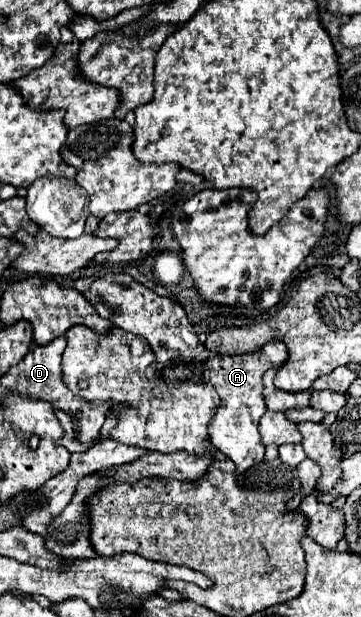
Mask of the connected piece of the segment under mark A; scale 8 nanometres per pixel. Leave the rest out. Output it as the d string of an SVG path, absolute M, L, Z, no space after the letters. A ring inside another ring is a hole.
M268 341L254 353L242 353L238 357L210 357L206 363L170 363L164 369L164 375L170 379L198 379L208 381L214 385L220 397L220 407L216 407L214 419L210 421L210 439L214 447L218 447L230 461L236 463L236 473L244 473L254 463L264 459L264 445L260 441L258 423L260 417L266 413L266 403L262 399L262 377L268 369L286 363L288 351L282 341Z

